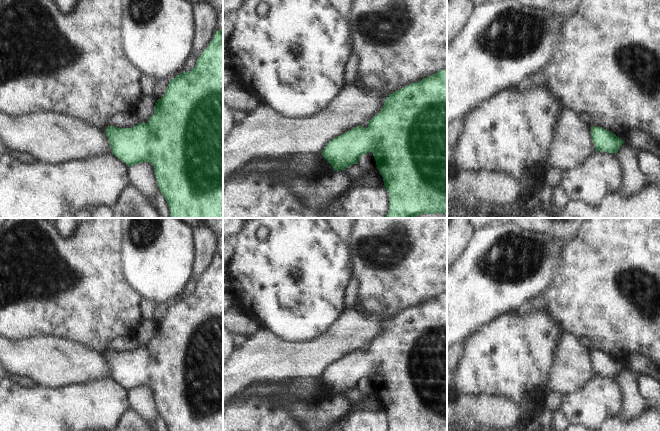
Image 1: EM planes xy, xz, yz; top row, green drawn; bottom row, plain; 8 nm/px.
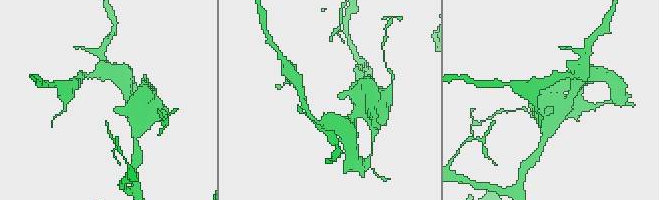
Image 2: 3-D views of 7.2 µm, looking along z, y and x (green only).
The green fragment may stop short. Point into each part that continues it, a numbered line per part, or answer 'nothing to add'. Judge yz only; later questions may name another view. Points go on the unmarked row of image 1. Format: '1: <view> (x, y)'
nothing to add

